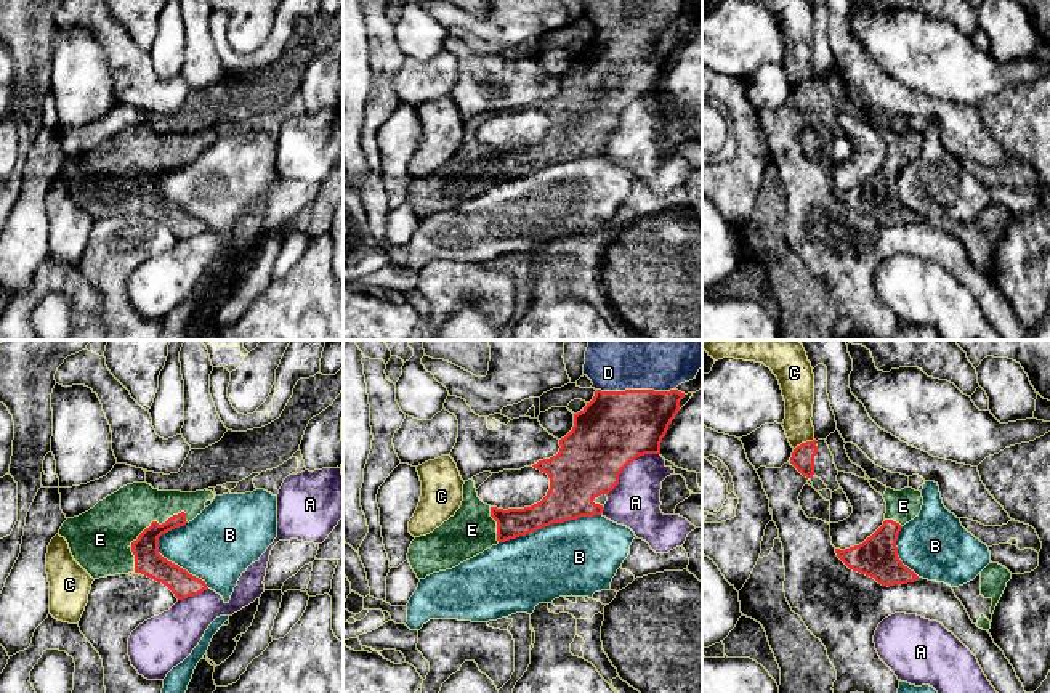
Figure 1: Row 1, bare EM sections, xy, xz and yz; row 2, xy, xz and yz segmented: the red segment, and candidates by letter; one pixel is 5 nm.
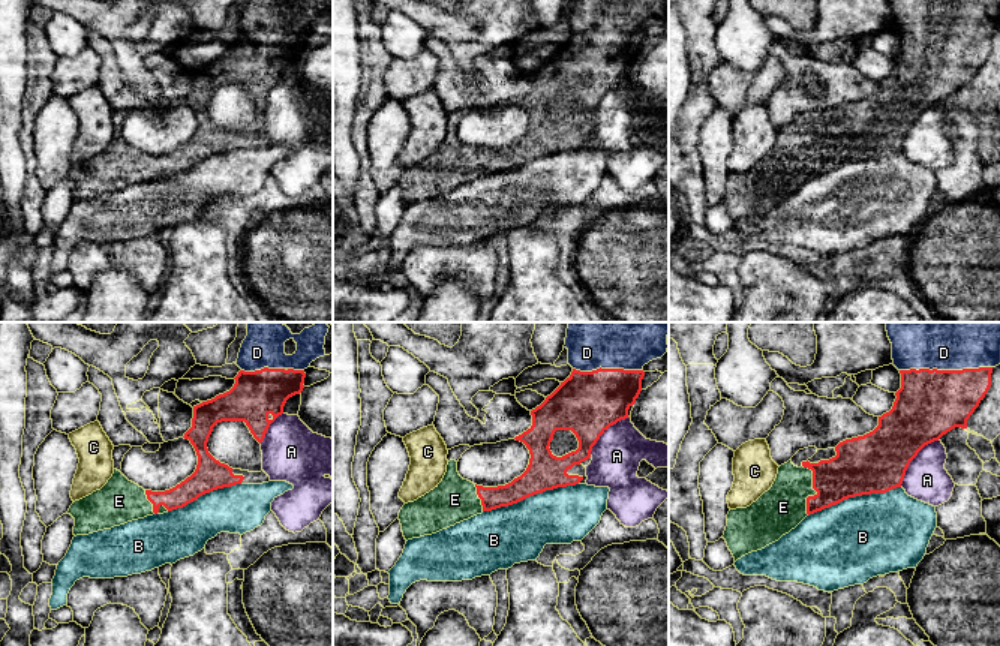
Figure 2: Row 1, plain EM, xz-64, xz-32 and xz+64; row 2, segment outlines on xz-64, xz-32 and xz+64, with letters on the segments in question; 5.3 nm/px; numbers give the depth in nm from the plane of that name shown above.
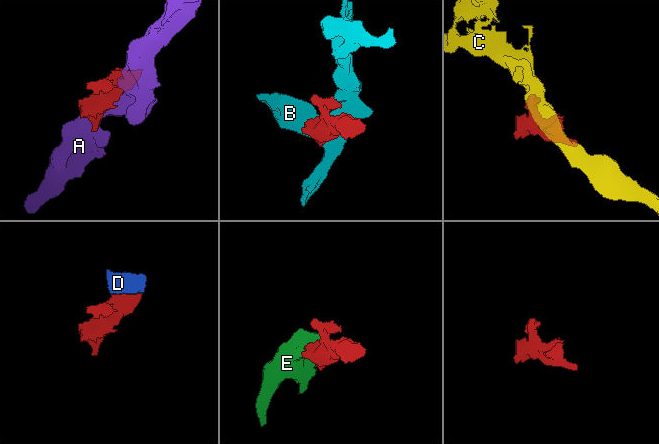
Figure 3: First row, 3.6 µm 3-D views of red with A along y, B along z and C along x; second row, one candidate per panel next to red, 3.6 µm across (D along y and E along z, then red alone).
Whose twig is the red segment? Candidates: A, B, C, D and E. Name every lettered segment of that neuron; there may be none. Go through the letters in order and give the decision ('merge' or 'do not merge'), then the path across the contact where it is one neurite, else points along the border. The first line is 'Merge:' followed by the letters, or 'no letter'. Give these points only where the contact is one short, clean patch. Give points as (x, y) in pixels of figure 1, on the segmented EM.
Merge: D, E
A: do not merge
B: do not merge
C: do not merge | along yz (813, 438), (794, 449)
D: merge
E: merge

